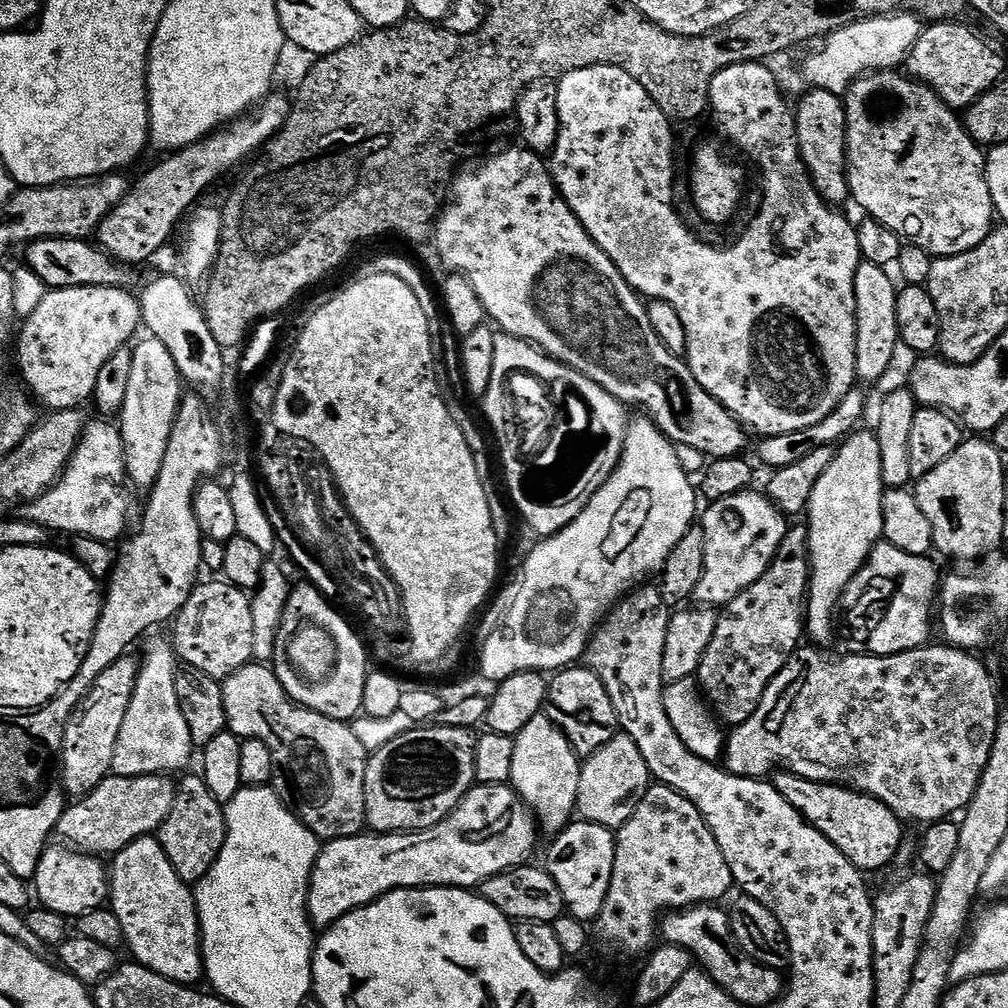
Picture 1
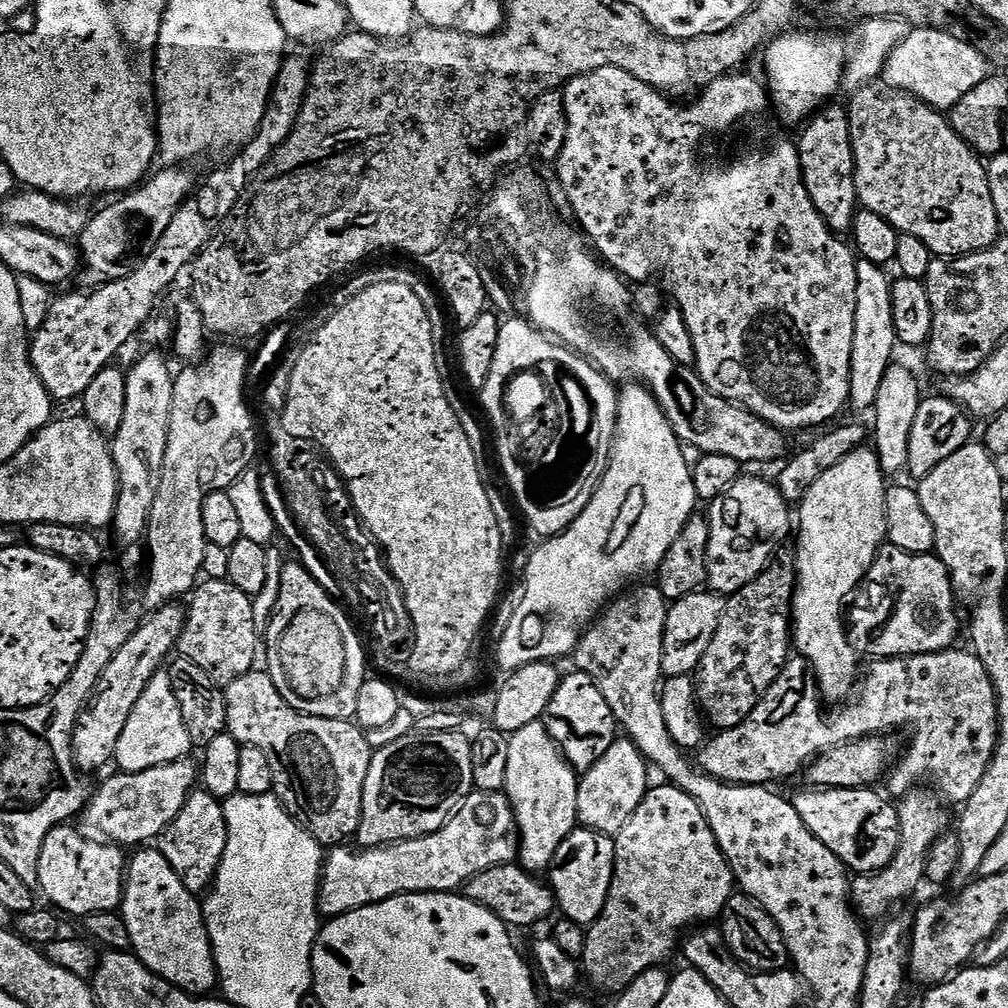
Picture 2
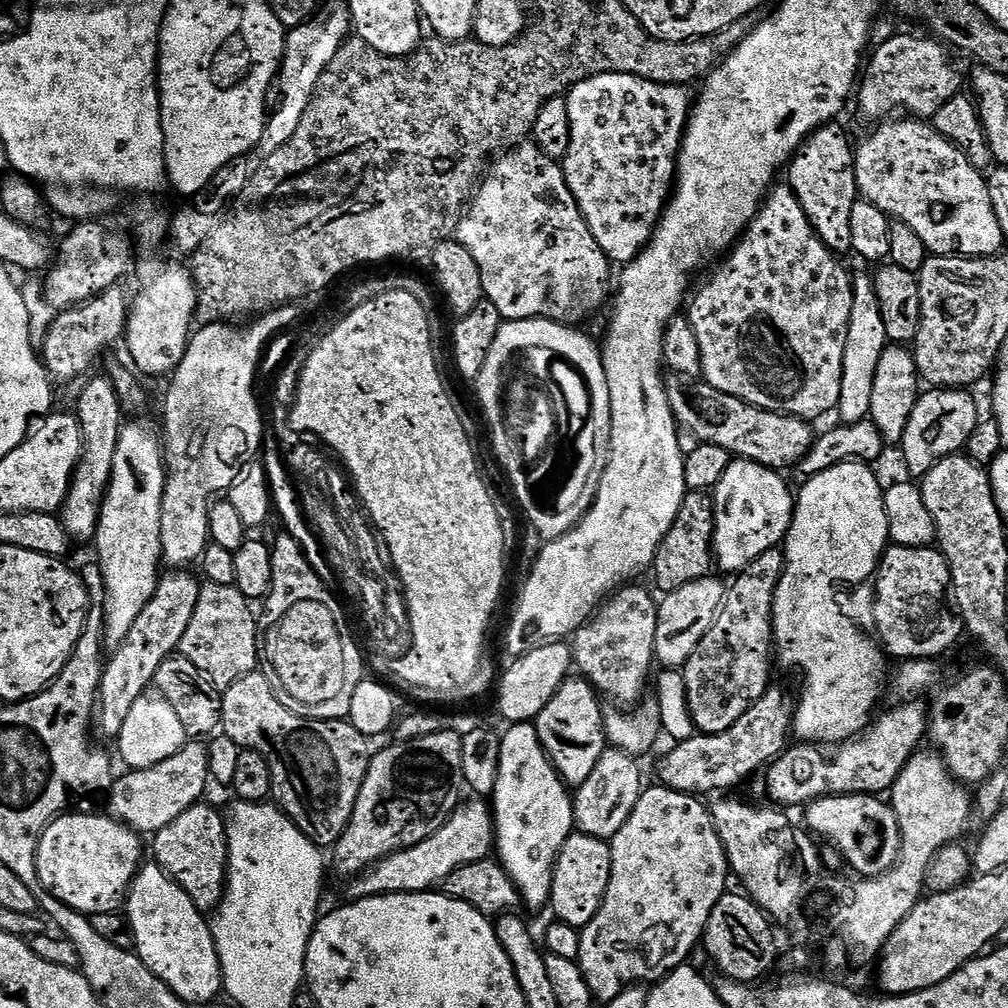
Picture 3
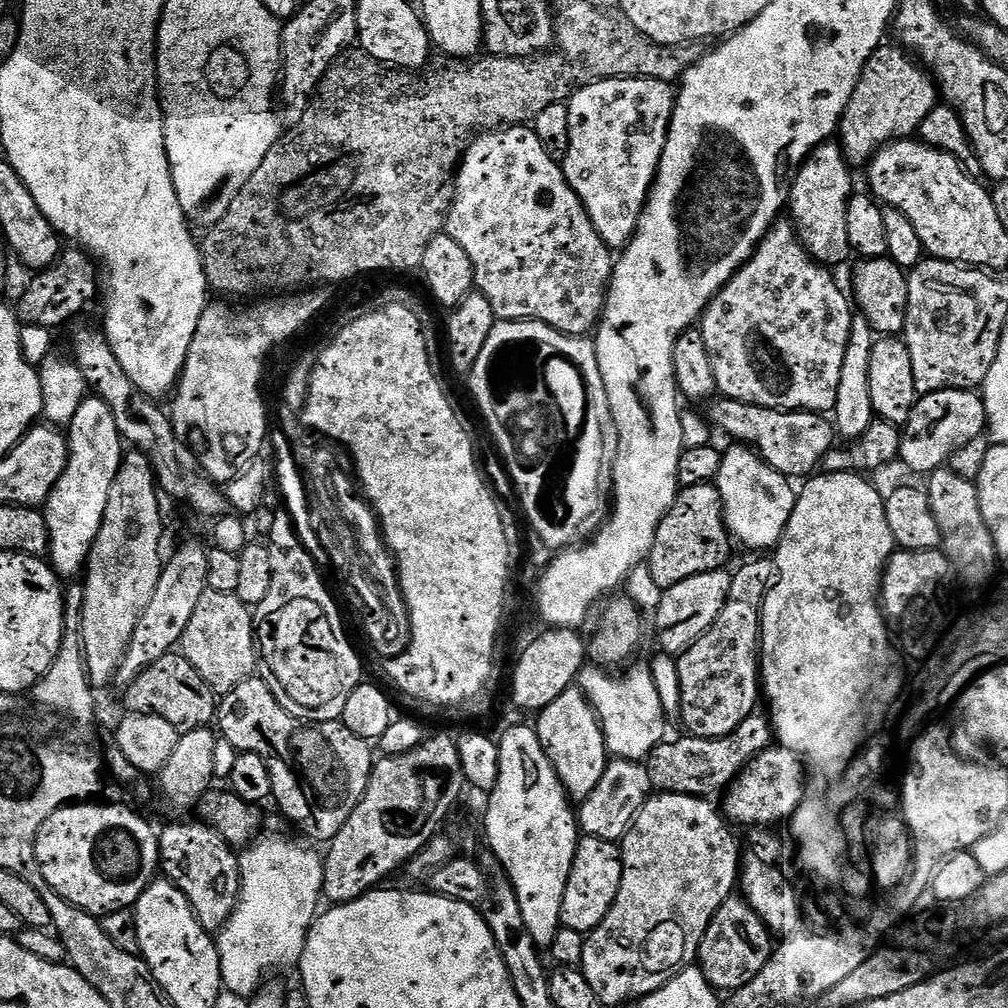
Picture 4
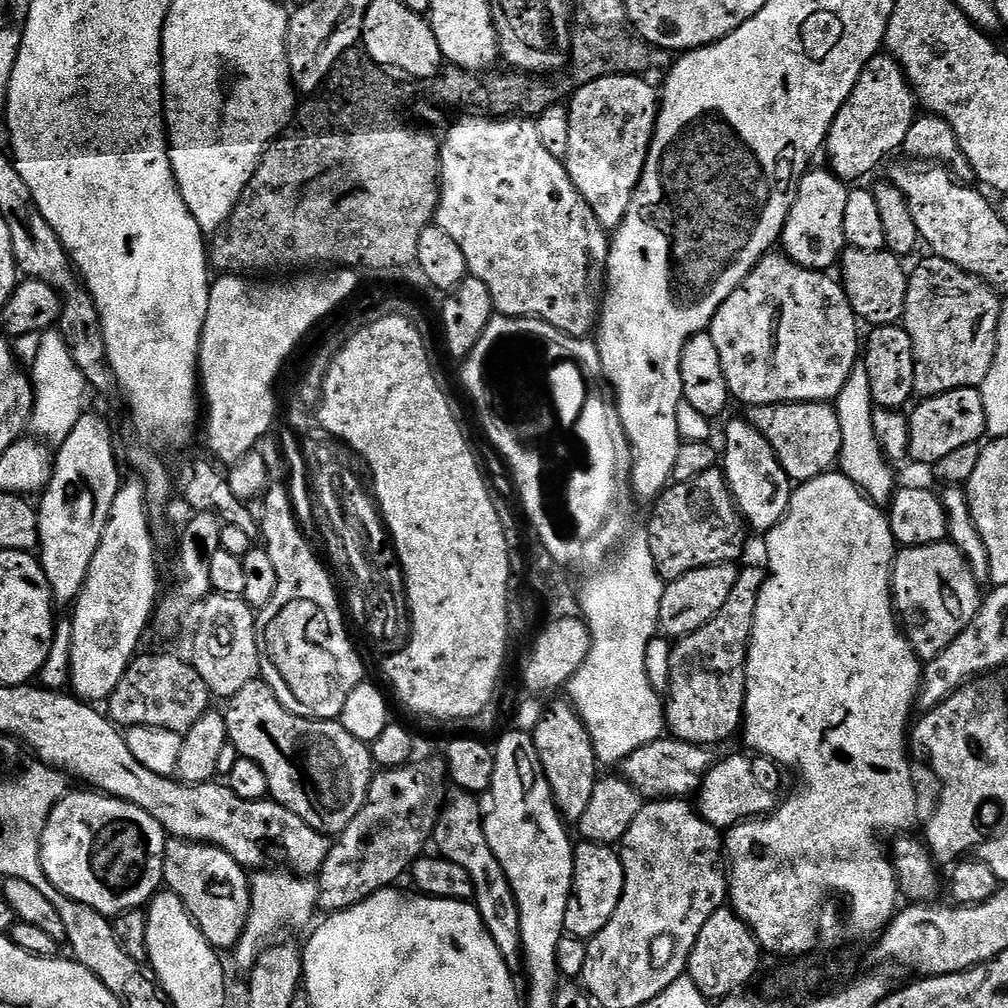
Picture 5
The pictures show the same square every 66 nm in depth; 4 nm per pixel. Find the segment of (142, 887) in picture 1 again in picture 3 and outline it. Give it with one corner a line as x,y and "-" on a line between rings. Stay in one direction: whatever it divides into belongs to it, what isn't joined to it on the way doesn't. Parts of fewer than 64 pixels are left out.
145,863
132,879
130,895
126,901
126,919
136,940
134,951
157,978
166,982
166,986
170,986
175,996
185,1000
189,1006
208,1004
216,995
221,995
224,986
224,975
220,969
211,923
199,906
188,897
186,890
182,890
182,886
178,886
159,864
148,863

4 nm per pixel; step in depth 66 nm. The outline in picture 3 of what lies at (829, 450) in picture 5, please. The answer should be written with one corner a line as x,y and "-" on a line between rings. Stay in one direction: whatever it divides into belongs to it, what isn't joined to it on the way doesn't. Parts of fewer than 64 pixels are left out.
673,375
666,387
677,425
685,433
695,436
701,444
717,444
722,446
722,450
732,453
733,457
753,460
777,470
785,470
791,464
792,467
799,465
812,449
813,425
798,416
786,416
783,412
768,412
765,408
756,408
745,400
722,394
706,382
697,382
687,376

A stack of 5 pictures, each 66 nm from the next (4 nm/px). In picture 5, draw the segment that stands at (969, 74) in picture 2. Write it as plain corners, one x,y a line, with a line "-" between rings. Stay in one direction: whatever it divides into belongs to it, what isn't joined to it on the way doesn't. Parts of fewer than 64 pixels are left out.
878,54
870,58
850,98
846,98
828,131
827,167
845,182
863,181
860,179
870,175
891,152
899,153
903,149
906,133
910,131
917,115
916,94
904,77
900,63
887,54

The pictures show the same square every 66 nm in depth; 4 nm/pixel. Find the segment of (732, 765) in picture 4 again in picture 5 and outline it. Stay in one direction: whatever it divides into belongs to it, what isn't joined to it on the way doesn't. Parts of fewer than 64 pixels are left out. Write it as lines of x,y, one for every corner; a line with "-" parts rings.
659,738
629,754
619,763
618,772
630,782
630,786
638,789
645,801
688,798
699,789
705,774
713,766
714,756
708,752
711,751
703,744
691,744
675,738

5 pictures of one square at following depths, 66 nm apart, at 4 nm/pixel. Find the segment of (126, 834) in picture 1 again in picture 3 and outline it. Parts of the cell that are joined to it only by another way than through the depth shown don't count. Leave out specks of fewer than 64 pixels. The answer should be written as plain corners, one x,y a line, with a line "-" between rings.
192,738
184,743
182,750
158,766
125,771
125,776
117,775
112,782
112,791
107,793
107,811
120,823
141,834
160,832
178,814
193,808
205,799
204,791
210,785
210,758
208,744

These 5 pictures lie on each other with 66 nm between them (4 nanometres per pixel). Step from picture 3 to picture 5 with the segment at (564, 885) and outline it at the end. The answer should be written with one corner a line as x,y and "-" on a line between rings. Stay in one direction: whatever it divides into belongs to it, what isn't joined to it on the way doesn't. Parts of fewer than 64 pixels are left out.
580,842
574,848
574,878
572,879
572,897
566,910
564,930
567,935
591,938
610,922
614,910
624,889
624,871
620,853
607,844
589,844

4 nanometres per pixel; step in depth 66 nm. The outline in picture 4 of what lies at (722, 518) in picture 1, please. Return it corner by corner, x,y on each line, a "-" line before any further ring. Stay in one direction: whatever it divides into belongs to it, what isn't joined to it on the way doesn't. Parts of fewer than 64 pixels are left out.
740,442
731,446
723,449
722,466
714,481
722,498
724,521
731,539
748,548
775,549
786,530
786,522
790,522
790,514
794,514
797,489
792,489
793,481
774,470
759,452

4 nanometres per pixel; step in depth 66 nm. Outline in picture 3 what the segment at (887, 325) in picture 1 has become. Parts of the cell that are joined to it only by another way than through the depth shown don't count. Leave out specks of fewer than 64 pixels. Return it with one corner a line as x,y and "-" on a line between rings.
864,272
855,273
852,282
850,326
846,334
846,350
842,358
842,394
838,405
841,421
856,424
870,416
870,402
874,398
874,378
878,374
878,362
890,347
886,334
886,322
882,318
882,306
878,302
876,281

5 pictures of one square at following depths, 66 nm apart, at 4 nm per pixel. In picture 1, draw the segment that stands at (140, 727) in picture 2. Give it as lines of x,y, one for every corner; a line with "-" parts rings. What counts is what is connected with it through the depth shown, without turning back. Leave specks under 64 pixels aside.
156,641
144,657
136,678
134,694
126,710
126,722
118,733
118,746
114,746
112,772
118,776
159,776
183,773
192,760
194,745
190,726
186,726
184,711
176,689
178,657
171,643

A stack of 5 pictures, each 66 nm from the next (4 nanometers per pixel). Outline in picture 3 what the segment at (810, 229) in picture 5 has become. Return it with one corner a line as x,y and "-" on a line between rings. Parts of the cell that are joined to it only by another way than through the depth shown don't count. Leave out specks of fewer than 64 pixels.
840,122
825,124
812,133
787,165
786,176
787,172
787,183
796,193
802,210
806,210
806,218
810,218
824,245
837,254
851,253
850,214
858,199
856,154
854,140
852,144

